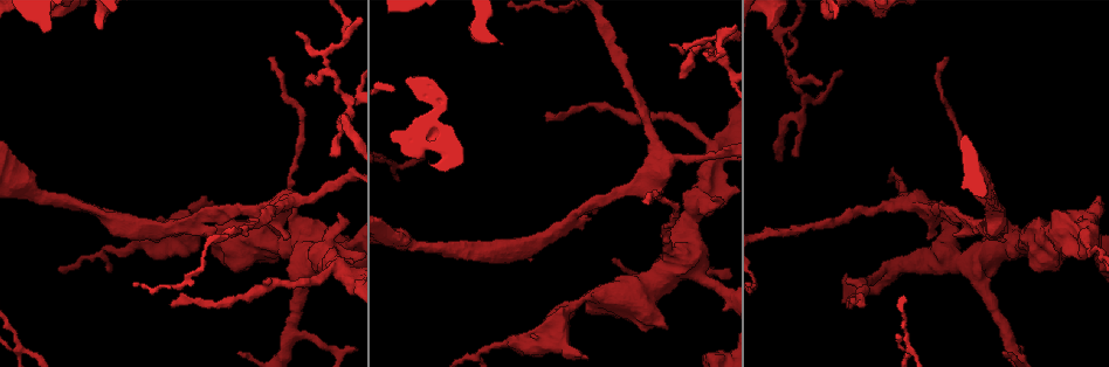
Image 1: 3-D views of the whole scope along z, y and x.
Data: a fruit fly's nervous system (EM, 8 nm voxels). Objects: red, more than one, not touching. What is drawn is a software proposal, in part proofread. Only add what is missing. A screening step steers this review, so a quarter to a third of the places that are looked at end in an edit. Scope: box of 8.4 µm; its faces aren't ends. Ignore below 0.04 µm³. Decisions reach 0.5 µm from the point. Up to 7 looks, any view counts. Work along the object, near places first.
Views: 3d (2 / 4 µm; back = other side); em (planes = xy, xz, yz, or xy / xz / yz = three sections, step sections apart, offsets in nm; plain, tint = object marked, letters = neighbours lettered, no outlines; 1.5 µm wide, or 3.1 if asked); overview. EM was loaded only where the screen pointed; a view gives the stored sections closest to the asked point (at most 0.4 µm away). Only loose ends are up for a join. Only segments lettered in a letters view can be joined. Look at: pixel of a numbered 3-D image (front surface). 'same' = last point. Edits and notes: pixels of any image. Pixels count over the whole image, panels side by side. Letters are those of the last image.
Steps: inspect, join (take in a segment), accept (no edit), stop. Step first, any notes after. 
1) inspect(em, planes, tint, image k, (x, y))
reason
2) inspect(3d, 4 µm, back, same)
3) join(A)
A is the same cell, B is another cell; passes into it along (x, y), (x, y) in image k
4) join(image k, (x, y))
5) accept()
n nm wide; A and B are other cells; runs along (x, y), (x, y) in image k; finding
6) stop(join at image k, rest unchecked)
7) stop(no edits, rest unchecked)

inspect(em, planes, letters, image 1, (930, 236))
an open end

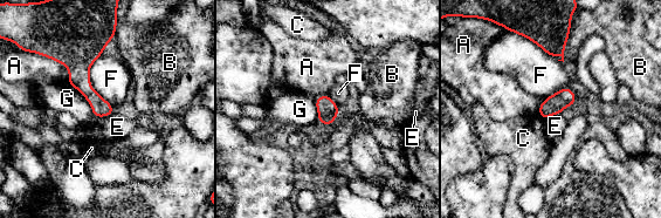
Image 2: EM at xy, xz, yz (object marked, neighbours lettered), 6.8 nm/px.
accept()
130 nm wide; A, B, C, E, F and G are other cells; border along (115, 111), (104, 116), (93, 116) in image 2; none of them fits

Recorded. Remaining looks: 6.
inspect(em, planes, letters, image 1, (680, 76))
thin end

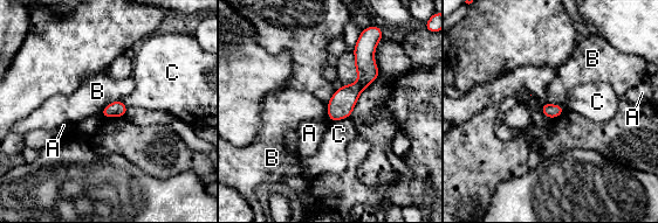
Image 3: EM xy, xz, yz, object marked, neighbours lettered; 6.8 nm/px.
accept()
100 nm wide; A, B and C are other cells; runs along (367, 51), (365, 78), (331, 117) in image 3; none of them fits

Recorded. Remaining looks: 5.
inspect(3d, 4 µm, image 1, (413, 81))
free end

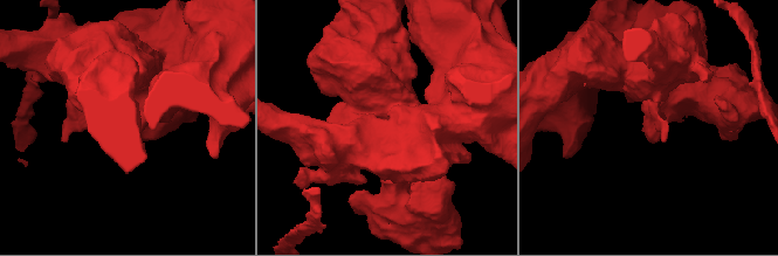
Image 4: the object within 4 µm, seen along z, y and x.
inspect(em, planes, plain, image 4, (654, 142))
now the EM

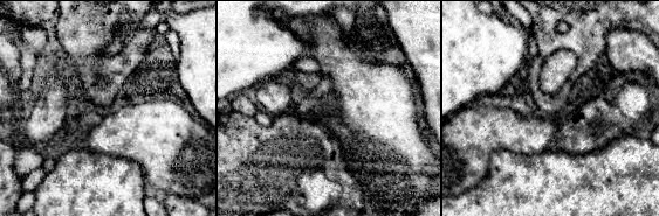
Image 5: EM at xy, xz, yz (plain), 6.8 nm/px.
inspect(em, planes, letters, same)

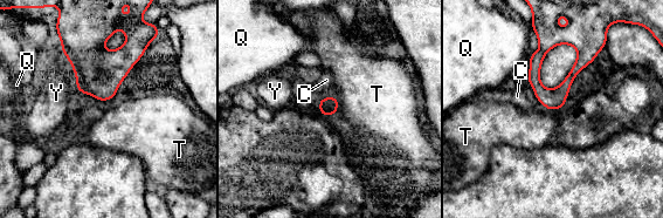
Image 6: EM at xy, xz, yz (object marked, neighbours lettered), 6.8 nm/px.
accept()
C, Q, T and Y are other cells; runs along (548, 36), (534, 82), (552, 107) in image 6; none of them fits

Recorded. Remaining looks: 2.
stop(no edits, rest unchecked)

